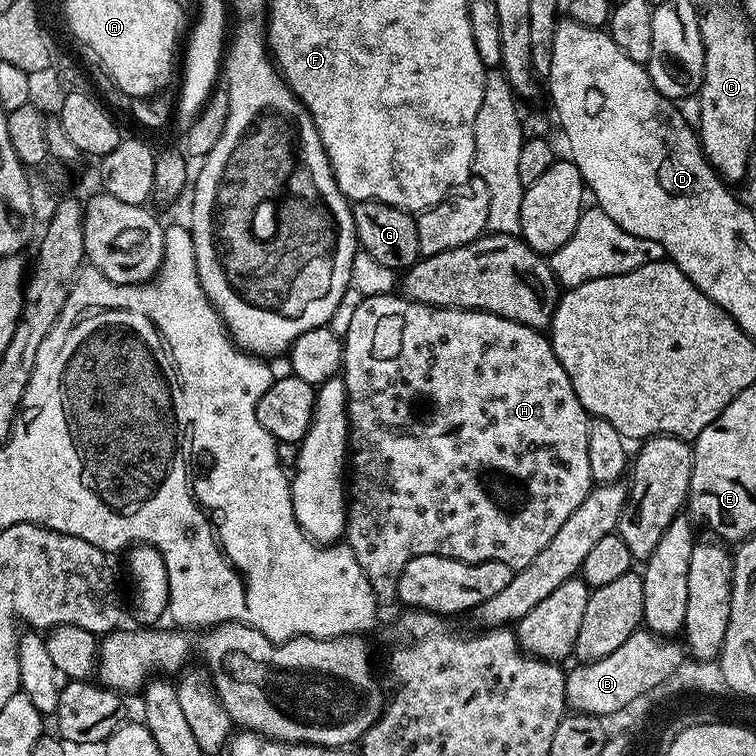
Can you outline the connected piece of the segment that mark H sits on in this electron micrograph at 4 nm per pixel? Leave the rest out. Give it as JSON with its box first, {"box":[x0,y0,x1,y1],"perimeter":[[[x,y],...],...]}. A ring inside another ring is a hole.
{"box":[342,294,594,605],"perimeter":[[[400,294],[387,296],[365,296],[344,341],[342,379],[348,391],[348,452],[350,453],[350,483],[346,488],[346,543],[354,550],[354,559],[362,566],[370,590],[374,590],[377,605],[396,604],[398,582],[406,562],[422,554],[453,556],[467,564],[493,560],[506,562],[513,570],[524,568],[558,534],[558,529],[578,506],[587,498],[594,487],[590,474],[590,457],[586,451],[588,437],[588,411],[578,402],[566,370],[552,349],[551,339],[543,331],[527,328],[517,320],[507,320],[493,312],[473,312],[467,308],[435,308],[420,304]]]}

